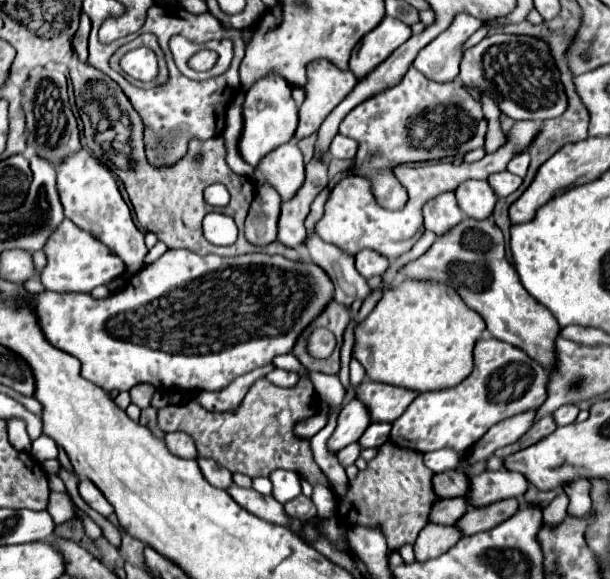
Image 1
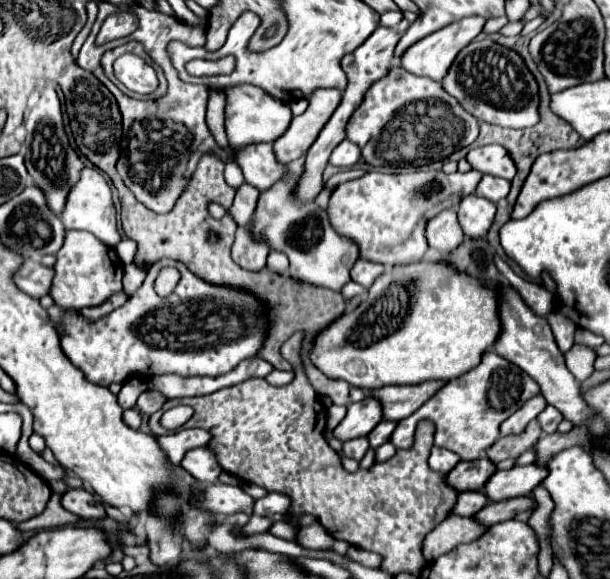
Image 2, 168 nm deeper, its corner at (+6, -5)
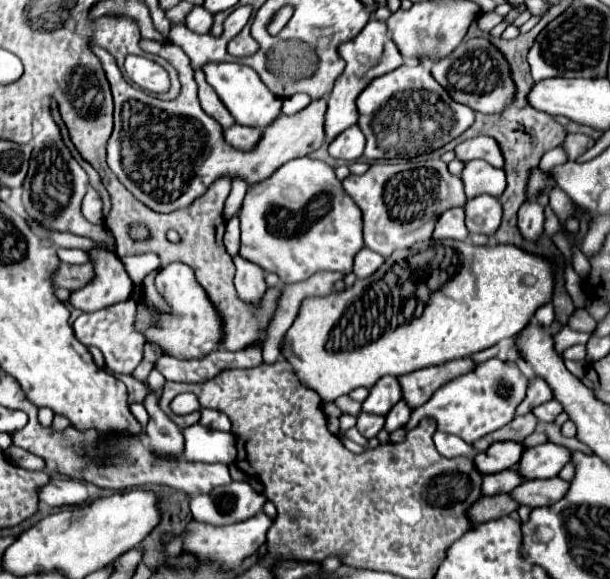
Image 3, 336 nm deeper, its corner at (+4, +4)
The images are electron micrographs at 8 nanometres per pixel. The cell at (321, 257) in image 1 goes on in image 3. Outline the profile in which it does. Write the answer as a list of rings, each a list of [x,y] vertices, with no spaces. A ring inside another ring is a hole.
[[[312,158],[290,160],[264,182],[248,186],[244,204],[240,208],[240,230],[242,230],[240,254],[250,262],[262,266],[266,272],[276,272],[282,284],[308,280],[310,276],[322,270],[350,274],[354,256],[358,254],[358,250],[364,248],[360,208],[336,180],[334,168],[330,168],[326,162]]]

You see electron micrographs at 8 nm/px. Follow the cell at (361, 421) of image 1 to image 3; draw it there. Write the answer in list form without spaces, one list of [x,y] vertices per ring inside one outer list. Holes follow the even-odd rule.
[[[384,376],[380,378],[372,388],[368,398],[362,402],[362,412],[366,414],[378,414],[384,416],[388,410],[402,398],[398,378],[394,376]]]

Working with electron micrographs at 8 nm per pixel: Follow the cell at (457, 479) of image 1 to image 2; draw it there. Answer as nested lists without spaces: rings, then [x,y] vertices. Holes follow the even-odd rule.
[[[482,457],[476,461],[460,461],[450,473],[448,483],[456,491],[484,491],[486,481],[490,475],[494,475],[496,465],[490,463],[490,459]]]

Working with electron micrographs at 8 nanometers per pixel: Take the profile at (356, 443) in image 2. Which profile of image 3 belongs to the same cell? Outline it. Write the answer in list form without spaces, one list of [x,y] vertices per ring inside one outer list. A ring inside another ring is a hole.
[[[358,414],[356,428],[360,430],[362,436],[374,438],[384,426],[384,416],[372,416],[372,414]]]

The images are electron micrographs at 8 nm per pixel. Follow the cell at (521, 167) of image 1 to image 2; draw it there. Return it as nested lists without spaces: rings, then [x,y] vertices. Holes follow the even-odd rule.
[[[486,145],[480,149],[470,149],[466,161],[472,165],[472,169],[480,173],[490,173],[494,177],[504,177],[508,181],[516,175],[516,165],[502,145]]]

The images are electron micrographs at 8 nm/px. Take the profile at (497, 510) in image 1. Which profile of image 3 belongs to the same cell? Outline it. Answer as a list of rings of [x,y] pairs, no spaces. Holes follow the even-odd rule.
[[[556,478],[550,480],[524,480],[520,486],[516,486],[510,492],[510,498],[514,502],[518,502],[520,506],[530,506],[530,508],[538,508],[538,506],[550,506],[554,502],[558,502],[568,490],[568,482]]]

